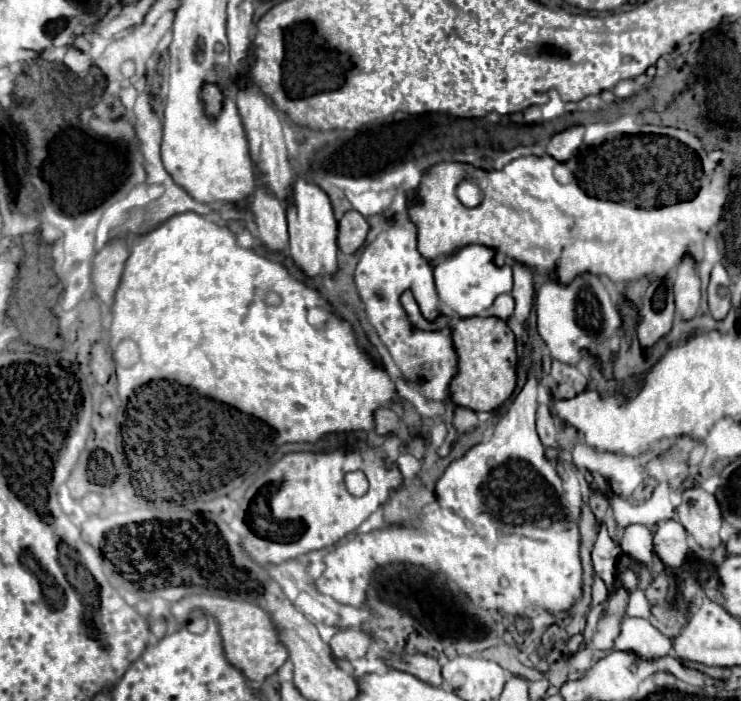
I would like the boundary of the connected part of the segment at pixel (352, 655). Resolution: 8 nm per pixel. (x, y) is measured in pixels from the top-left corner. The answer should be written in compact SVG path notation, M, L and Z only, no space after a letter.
M345 628L339 630L331 638L331 650L335 658L345 658L345 660L357 660L367 654L367 648L371 644L371 634L367 634L361 628Z

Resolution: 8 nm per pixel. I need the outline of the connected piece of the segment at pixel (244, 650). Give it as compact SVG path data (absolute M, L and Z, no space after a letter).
M205 594L185 596L179 602L173 602L173 606L169 608L169 618L173 618L173 622L177 620L177 626L181 626L189 620L189 614L193 610L207 610L217 620L227 662L233 668L237 668L247 680L263 682L287 660L287 650L279 642L271 618L259 606L255 606L251 602L243 602L243 600L221 598L221 596L205 596Z

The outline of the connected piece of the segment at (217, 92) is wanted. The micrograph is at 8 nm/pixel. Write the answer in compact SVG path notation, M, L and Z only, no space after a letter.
M205 84L201 98L203 98L203 104L205 104L207 116L217 116L217 112L221 112L223 92L221 92L221 88L217 88L217 84Z

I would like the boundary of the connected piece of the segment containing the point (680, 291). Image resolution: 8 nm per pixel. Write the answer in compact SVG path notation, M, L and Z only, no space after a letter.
M685 256L675 268L675 310L681 320L691 320L699 312L701 300L701 282L697 274L697 264L691 256Z

